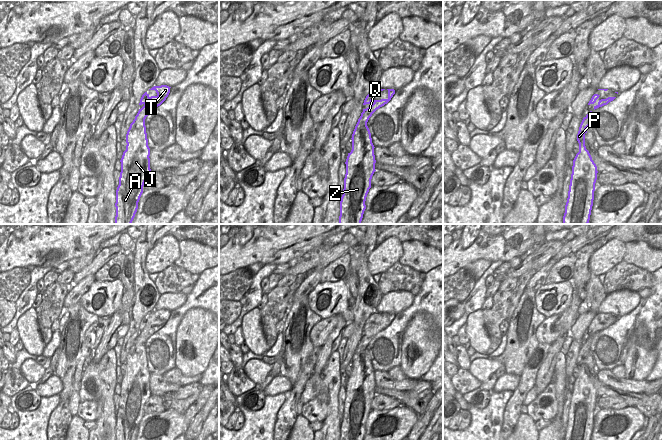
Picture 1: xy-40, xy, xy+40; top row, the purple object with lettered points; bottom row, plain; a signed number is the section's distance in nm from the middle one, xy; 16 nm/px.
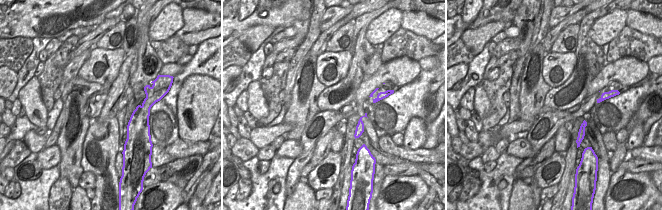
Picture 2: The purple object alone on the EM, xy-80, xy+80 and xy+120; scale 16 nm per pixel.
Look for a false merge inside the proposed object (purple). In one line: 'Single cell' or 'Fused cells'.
Fused cells

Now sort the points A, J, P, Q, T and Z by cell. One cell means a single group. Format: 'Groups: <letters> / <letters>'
Groups: A J Q T Z / P

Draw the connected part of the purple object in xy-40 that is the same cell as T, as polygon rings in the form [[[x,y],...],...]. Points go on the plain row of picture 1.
[[[167,309],[154,310],[149,314],[155,314],[156,320],[149,320],[145,316],[141,323],[139,329],[144,329],[139,333],[135,343],[130,348],[130,351],[126,358],[126,374],[123,376],[121,386],[121,396],[119,401],[119,409],[116,414],[116,440],[135,440],[138,433],[138,426],[143,417],[143,410],[146,405],[147,400],[150,398],[150,372],[148,370],[148,363],[146,357],[145,343],[148,338],[155,332],[160,330],[168,321],[170,317],[170,312]]]

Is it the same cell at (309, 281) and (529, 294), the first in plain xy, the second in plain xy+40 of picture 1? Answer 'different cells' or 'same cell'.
different cells

